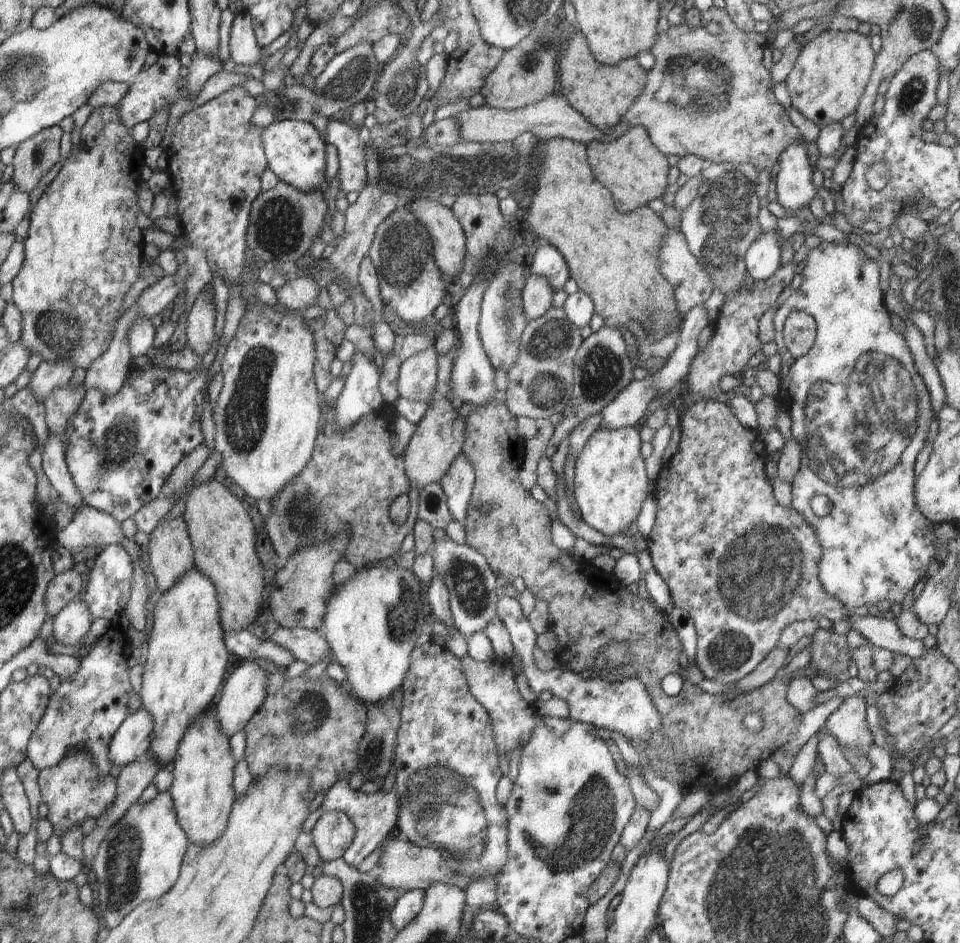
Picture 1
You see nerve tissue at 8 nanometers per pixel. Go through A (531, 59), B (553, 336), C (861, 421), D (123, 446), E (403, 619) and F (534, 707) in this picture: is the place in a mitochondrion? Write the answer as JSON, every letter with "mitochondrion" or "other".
{"A":"mitochondrion","B":"mitochondrion","C":"mitochondrion","D":"mitochondrion","E":"mitochondrion","F":"other"}

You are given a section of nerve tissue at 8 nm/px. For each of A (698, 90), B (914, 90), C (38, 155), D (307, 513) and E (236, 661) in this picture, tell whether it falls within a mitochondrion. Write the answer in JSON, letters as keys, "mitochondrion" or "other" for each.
{"A":"mitochondrion","B":"mitochondrion","C":"mitochondrion","D":"mitochondrion","E":"other"}

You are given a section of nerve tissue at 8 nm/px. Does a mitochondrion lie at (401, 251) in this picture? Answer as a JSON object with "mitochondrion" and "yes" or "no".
{"mitochondrion":"yes"}

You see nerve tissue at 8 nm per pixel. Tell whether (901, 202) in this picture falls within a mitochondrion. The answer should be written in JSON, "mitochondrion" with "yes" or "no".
{"mitochondrion":"no"}

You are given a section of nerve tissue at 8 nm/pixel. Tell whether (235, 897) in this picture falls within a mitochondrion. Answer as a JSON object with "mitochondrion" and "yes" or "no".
{"mitochondrion":"no"}

